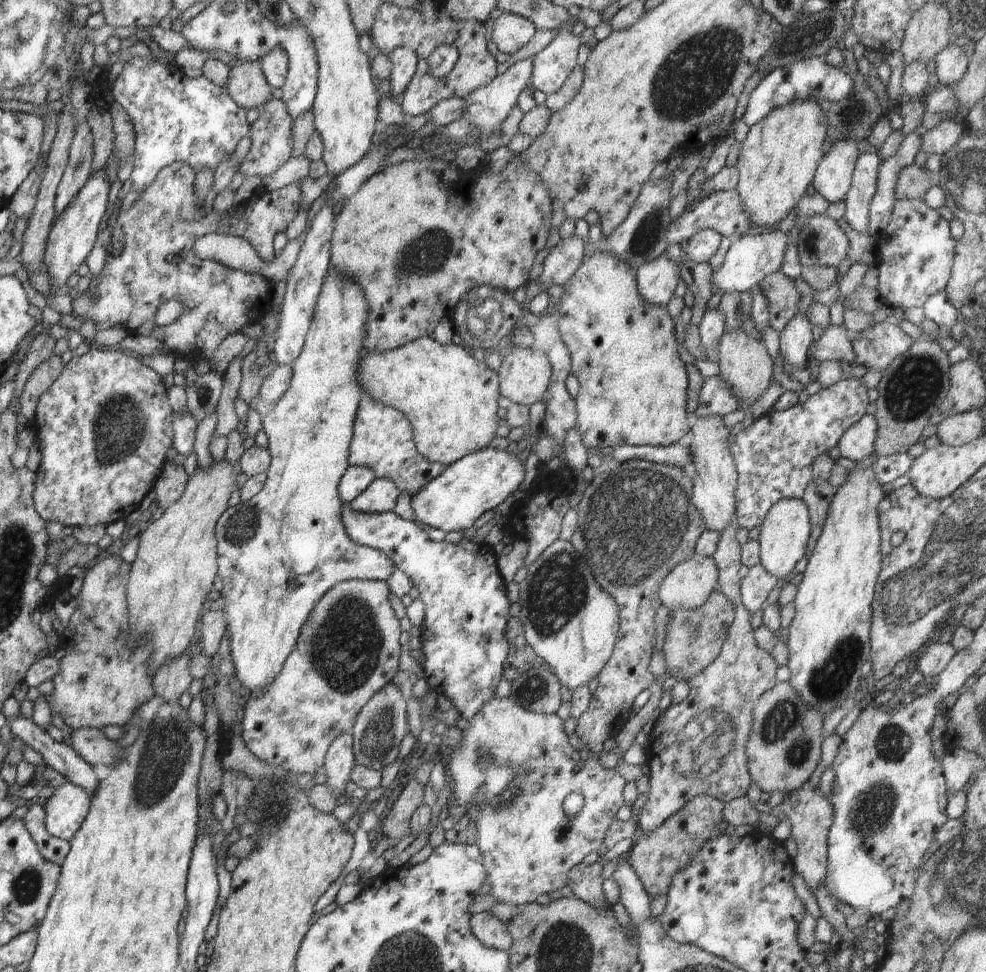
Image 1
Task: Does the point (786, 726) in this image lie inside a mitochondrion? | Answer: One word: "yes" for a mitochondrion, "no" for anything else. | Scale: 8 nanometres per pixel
yes

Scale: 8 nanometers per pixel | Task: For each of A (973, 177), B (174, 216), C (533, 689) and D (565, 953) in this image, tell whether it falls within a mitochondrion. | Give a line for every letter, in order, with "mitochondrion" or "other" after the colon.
A: mitochondrion
B: mitochondrion
C: mitochondrion
D: mitochondrion

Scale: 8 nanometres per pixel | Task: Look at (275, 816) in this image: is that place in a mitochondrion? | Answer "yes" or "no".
yes

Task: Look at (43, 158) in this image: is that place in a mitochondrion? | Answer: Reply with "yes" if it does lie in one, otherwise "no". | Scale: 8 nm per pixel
no

